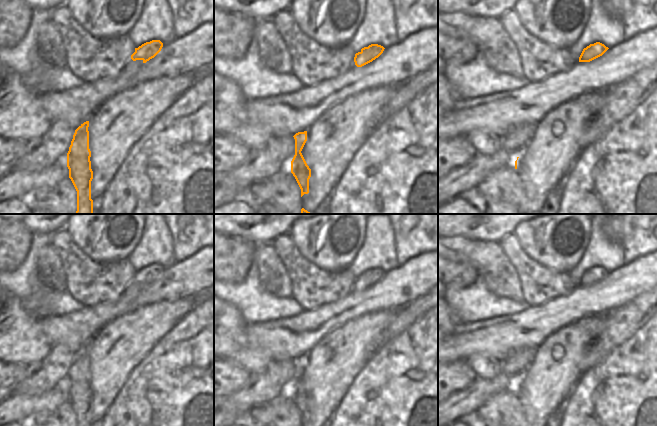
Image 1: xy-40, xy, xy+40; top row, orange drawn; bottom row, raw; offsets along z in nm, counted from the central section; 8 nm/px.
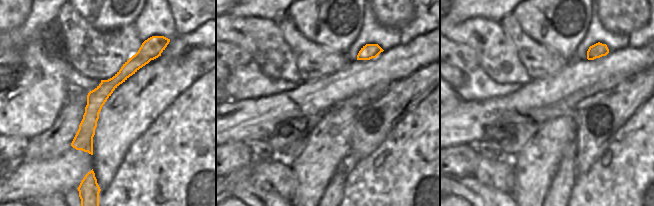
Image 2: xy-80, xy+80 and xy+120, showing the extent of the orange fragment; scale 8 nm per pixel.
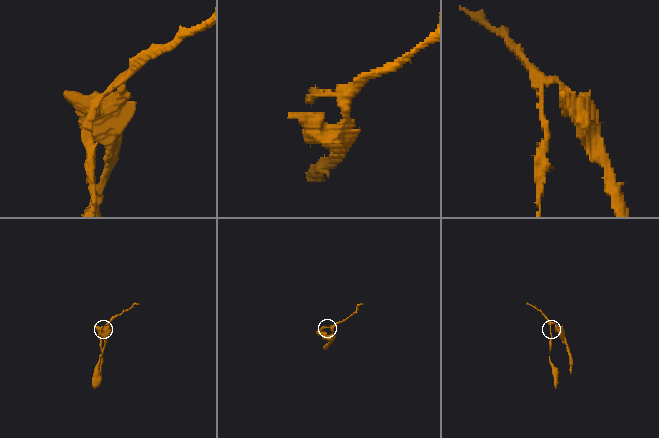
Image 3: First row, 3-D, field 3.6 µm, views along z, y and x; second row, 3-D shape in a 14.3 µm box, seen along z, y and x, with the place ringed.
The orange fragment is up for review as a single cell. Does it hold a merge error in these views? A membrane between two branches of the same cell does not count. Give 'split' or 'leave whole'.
split

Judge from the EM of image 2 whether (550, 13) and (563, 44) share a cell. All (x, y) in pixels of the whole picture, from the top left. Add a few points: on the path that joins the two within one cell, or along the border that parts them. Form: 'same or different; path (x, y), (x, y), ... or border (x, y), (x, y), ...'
same; path (544, 18), (559, 36)

